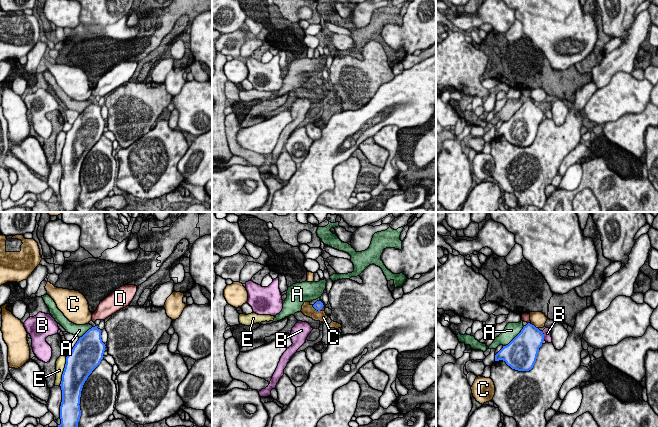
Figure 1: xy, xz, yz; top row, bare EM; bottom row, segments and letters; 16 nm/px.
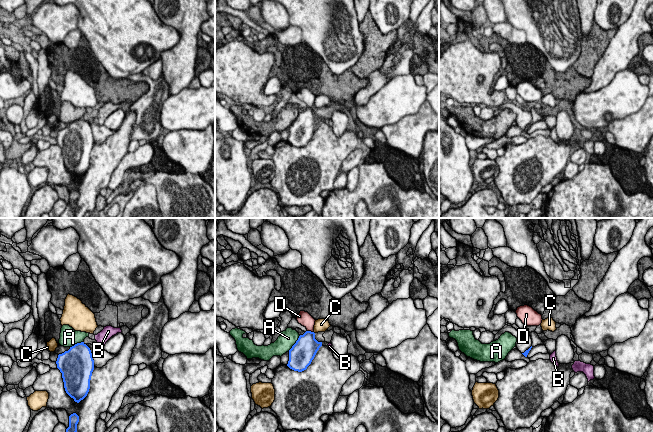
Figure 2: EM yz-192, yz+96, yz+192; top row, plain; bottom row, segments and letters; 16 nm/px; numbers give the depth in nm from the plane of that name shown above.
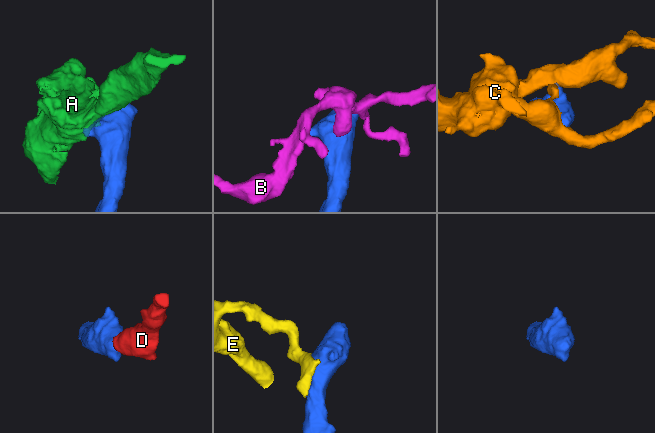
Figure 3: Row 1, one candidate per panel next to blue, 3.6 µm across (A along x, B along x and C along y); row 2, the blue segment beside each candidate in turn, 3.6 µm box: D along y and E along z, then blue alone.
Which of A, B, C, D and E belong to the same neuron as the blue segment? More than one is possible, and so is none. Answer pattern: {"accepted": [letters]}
{"accepted": ["D"]}

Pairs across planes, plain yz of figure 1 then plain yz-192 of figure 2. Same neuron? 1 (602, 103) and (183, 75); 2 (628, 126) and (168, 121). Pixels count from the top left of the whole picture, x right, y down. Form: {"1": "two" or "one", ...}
{"1": "two", "2": "two"}

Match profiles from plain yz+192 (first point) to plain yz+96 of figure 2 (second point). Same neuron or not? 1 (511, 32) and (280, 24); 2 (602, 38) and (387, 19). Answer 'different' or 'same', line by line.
1: different
2: different

